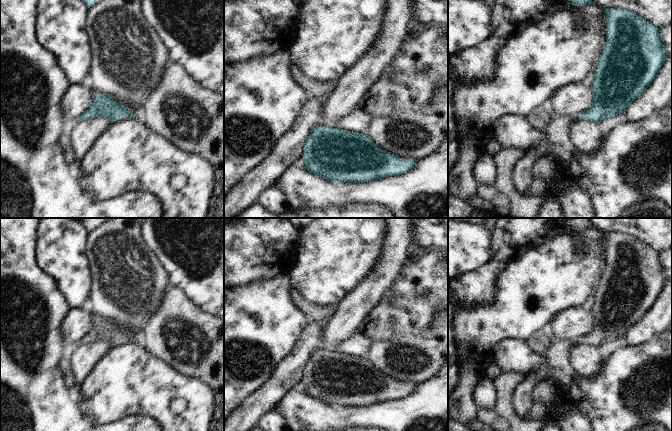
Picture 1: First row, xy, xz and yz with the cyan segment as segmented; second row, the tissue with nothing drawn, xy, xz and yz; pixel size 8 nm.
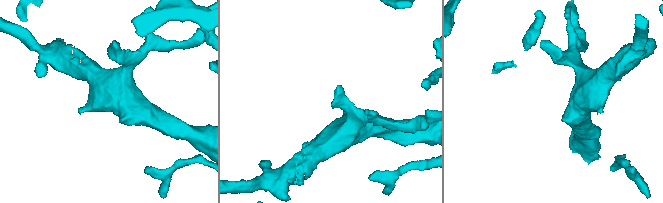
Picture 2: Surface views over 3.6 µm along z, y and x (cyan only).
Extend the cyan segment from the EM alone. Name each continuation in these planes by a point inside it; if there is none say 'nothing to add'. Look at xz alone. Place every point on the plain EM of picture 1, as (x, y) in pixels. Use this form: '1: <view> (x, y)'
nothing to add

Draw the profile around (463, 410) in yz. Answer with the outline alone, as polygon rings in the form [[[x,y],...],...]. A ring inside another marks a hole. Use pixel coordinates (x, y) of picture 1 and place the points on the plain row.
[[[472,367],[460,371],[460,381],[449,396],[450,418],[460,424],[467,425],[478,419],[478,408],[474,403],[473,393],[479,382]]]

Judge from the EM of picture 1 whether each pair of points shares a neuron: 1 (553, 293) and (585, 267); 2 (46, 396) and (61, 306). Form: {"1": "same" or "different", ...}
{"1": "same", "2": "same"}

